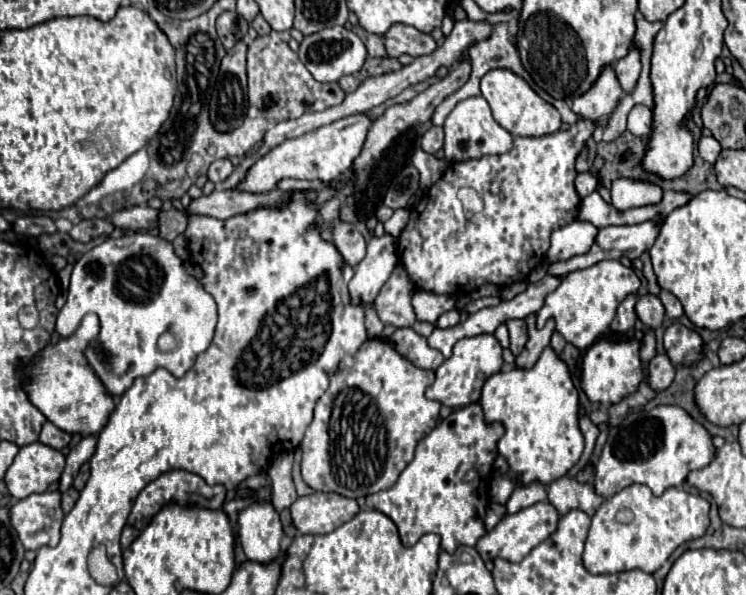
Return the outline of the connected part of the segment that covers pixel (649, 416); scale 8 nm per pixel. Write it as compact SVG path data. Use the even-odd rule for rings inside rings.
M657 405L651 411L629 415L619 427L615 427L595 463L593 487L605 499L621 489L643 483L655 495L661 495L669 487L681 487L693 469L701 469L715 457L711 435L703 425L693 421L681 407Z

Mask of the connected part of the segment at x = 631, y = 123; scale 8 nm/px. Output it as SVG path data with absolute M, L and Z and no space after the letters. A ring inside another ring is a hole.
M635 105L629 113L627 129L637 137L647 135L651 131L651 109L645 105Z

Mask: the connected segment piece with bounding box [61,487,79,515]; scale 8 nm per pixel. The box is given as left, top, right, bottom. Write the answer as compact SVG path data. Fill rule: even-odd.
M71 487L69 491L65 491L65 493L63 493L61 503L63 503L63 513L65 513L65 515L73 509L73 505L75 505L77 497L79 497L79 491L75 491L75 487Z

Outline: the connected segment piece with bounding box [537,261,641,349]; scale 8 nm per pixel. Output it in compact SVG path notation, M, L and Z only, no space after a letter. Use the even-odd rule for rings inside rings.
M599 261L593 267L587 267L587 269L581 269L581 271L573 271L567 277L561 279L559 287L553 293L547 295L543 309L537 313L537 327L543 327L549 317L555 317L555 323L557 323L555 329L565 337L567 343L571 343L571 345L575 345L579 349L589 349L595 341L599 341L601 337L605 337L609 333L609 325L615 319L615 311L617 311L619 303L627 295L637 293L639 287L641 287L641 281L639 281L637 273L631 267L625 267L621 261Z

